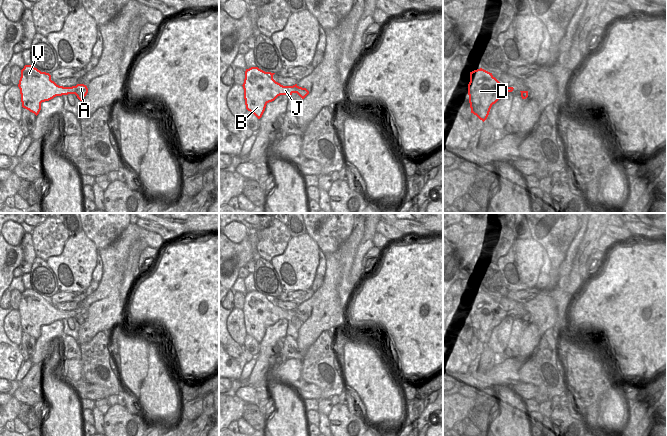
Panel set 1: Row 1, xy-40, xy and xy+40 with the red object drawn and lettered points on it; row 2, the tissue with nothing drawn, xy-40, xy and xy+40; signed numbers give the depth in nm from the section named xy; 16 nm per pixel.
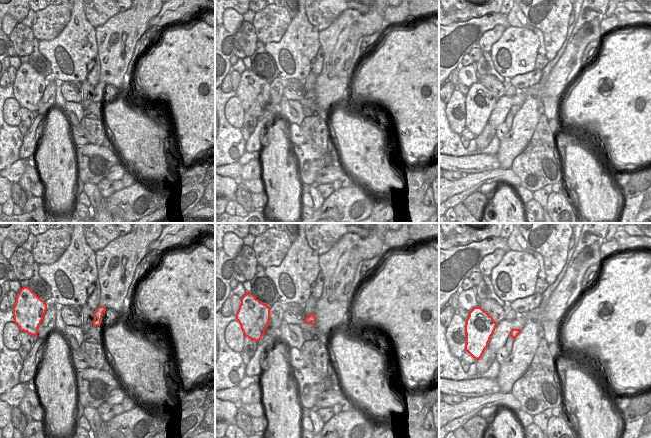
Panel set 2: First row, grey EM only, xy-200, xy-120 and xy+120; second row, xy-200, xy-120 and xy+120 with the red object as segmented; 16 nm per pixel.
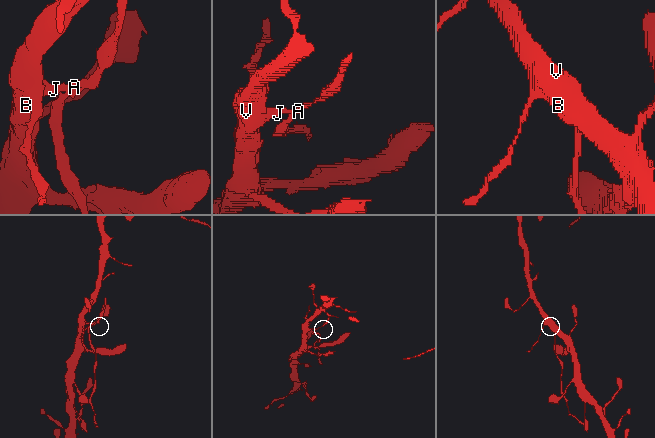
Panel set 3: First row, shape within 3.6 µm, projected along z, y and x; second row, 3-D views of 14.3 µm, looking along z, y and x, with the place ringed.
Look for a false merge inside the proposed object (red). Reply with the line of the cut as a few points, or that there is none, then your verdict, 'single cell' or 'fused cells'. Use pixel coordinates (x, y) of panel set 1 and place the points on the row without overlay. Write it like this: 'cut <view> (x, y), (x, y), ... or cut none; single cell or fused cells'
cut xy (292, 310), (297, 316); fused cells

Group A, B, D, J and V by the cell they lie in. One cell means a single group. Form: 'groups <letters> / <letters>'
groups A / B D J V

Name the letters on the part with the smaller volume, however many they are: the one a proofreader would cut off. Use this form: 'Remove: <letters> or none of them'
Remove: A

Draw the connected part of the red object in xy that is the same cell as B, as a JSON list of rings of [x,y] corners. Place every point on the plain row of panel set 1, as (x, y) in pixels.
[[[251,291],[245,295],[243,307],[246,333],[260,343],[266,329],[280,319],[291,320],[297,317],[293,310],[283,310],[273,303],[275,297],[265,296],[258,291]]]

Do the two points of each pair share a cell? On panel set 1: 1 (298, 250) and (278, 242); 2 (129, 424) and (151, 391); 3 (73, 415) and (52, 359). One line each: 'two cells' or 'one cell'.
1: two cells
2: two cells
3: one cell

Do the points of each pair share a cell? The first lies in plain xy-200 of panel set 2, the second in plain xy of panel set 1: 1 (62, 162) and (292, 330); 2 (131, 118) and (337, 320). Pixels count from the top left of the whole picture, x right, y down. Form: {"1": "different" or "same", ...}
{"1": "different", "2": "different"}

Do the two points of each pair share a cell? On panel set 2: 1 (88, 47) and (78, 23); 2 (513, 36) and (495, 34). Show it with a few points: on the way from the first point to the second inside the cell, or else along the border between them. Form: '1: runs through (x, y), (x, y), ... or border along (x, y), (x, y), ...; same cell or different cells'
1: runs through (82, 41), (79, 38), (78, 29); same cell
2: border along (505, 28), (489, 52); different cells

